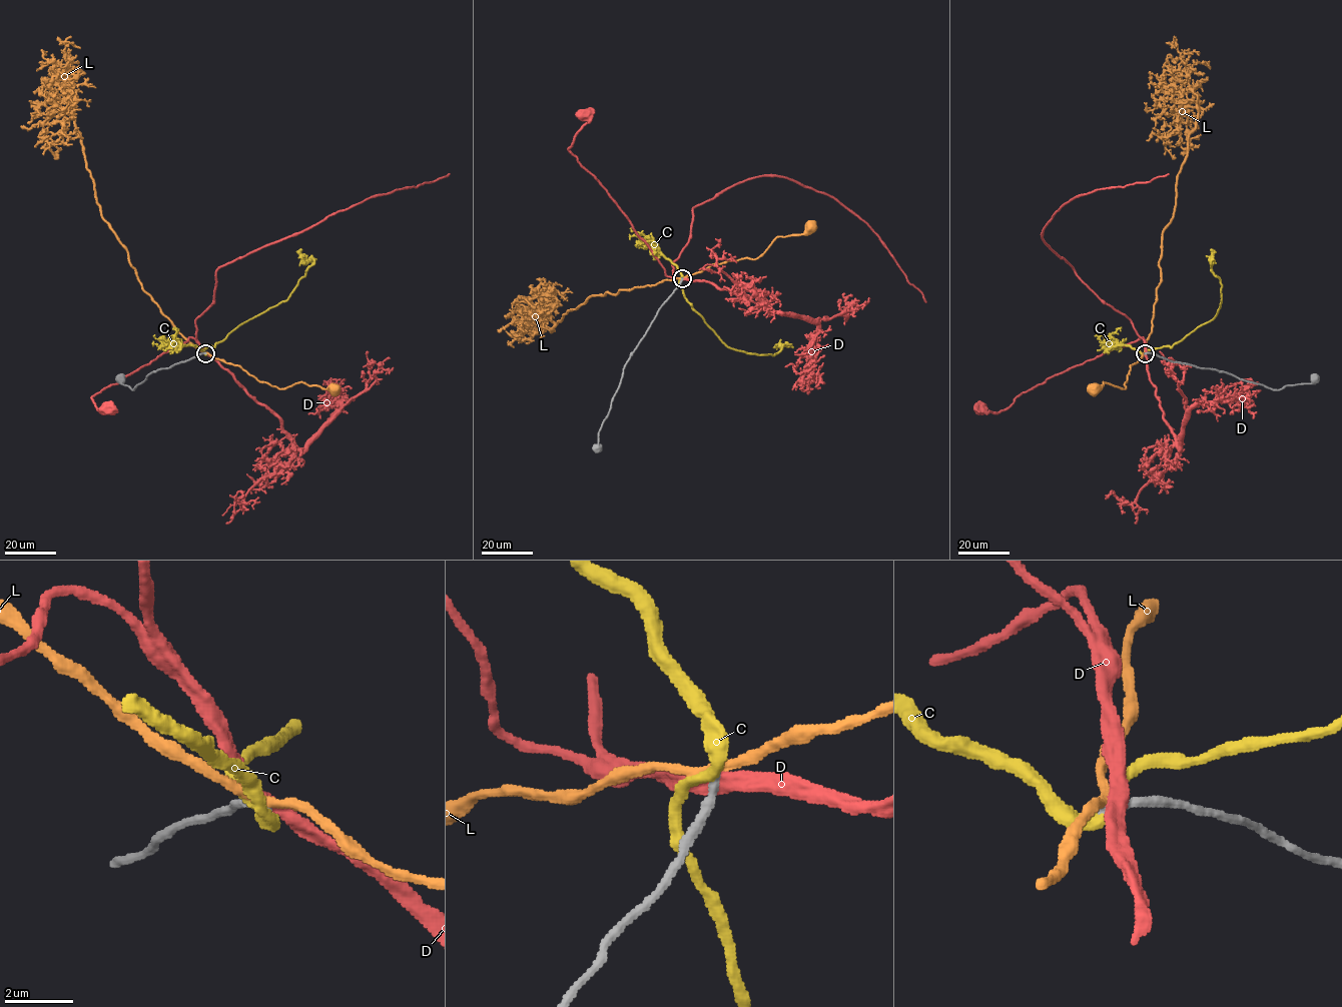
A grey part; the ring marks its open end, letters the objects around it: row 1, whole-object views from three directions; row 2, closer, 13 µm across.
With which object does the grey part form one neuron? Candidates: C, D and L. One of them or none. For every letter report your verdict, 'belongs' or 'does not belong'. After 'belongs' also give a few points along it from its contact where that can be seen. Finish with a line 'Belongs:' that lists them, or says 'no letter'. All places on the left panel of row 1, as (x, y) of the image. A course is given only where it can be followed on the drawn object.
C: belongs; course (204, 352), (204, 348), (221, 341), (239, 324), (287, 298), (314, 262), (301, 253), (301, 249)
D: does not belong
L: does not belong
Belongs: C

